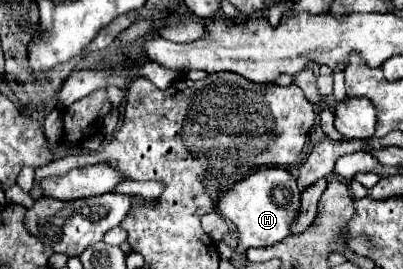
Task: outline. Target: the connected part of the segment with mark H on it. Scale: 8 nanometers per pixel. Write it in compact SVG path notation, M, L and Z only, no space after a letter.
M262 167L252 175L236 181L232 187L218 191L218 211L230 219L240 233L240 251L248 247L270 247L290 235L290 223L300 207L296 177L280 167Z

